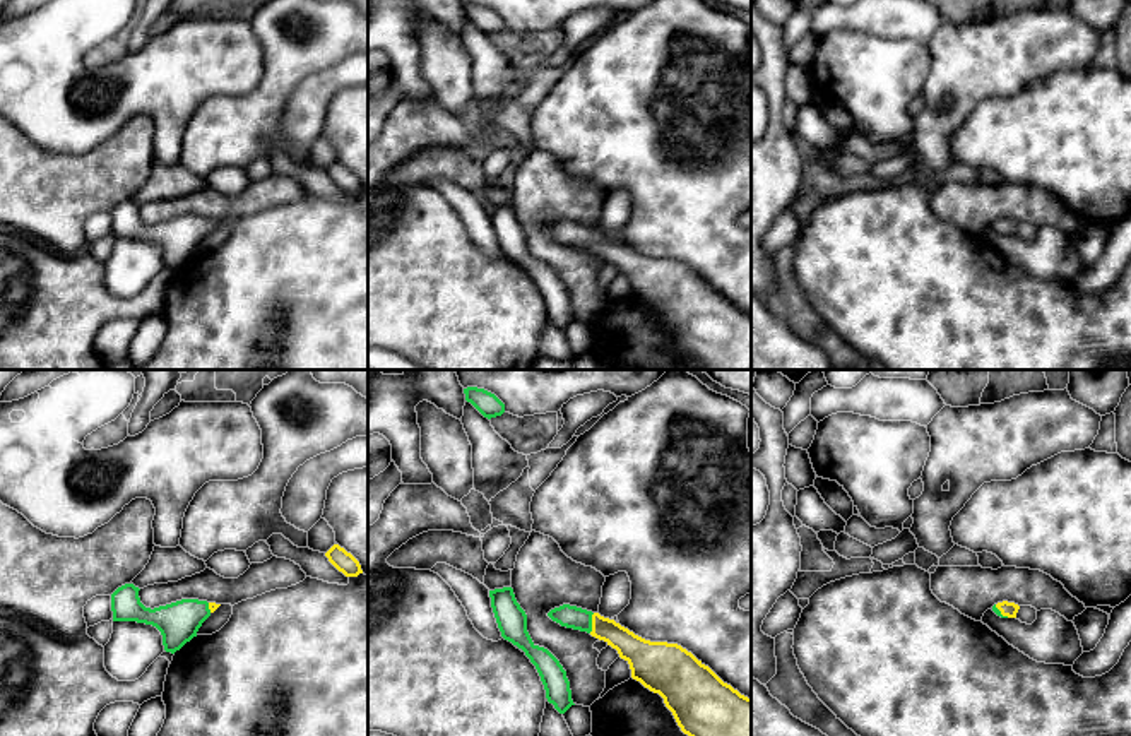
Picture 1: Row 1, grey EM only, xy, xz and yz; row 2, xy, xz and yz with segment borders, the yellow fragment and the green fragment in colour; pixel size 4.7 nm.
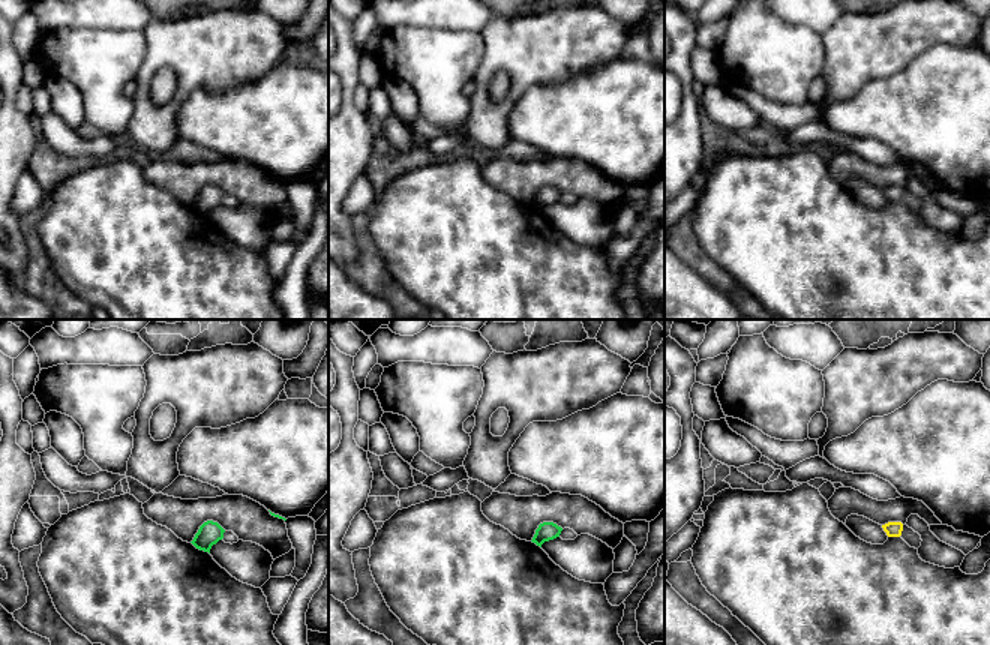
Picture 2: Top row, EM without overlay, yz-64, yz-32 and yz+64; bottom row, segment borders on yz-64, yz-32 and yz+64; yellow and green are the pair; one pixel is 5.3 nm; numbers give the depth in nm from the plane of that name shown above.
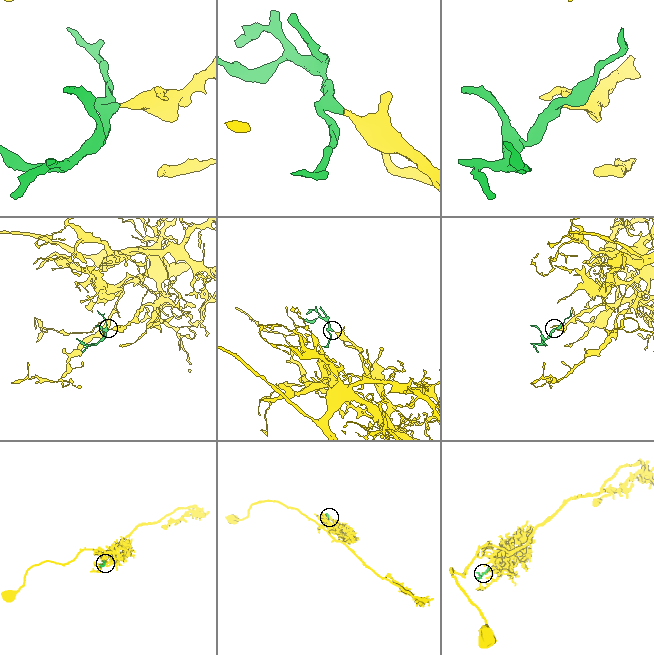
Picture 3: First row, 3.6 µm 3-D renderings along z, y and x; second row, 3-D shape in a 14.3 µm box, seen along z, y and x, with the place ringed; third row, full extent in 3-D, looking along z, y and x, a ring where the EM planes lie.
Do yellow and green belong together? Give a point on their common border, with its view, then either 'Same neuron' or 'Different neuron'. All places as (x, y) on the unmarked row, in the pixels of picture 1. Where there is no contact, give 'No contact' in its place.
Touches yellow at xz (592, 240). Same neuron

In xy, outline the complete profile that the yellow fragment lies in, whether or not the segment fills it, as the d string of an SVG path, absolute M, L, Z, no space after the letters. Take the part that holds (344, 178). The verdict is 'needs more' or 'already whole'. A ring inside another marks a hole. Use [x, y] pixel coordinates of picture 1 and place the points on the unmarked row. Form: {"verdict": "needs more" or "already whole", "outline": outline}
{"verdict": "already whole", "outline": "M334 161L325 173L346 193L358 193L363 190L359 178L339 161Z"}

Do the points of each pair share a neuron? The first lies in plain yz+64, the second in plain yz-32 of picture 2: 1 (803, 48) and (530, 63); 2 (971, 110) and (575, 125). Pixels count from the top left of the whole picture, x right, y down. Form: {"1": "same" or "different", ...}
{"1": "different", "2": "same"}

